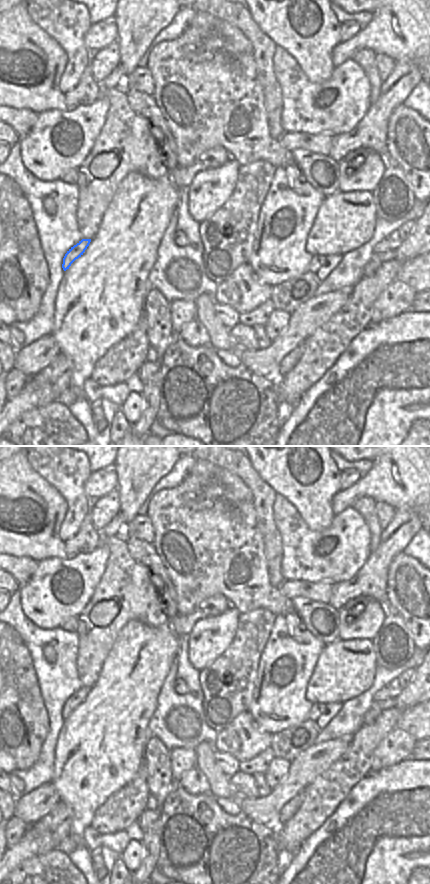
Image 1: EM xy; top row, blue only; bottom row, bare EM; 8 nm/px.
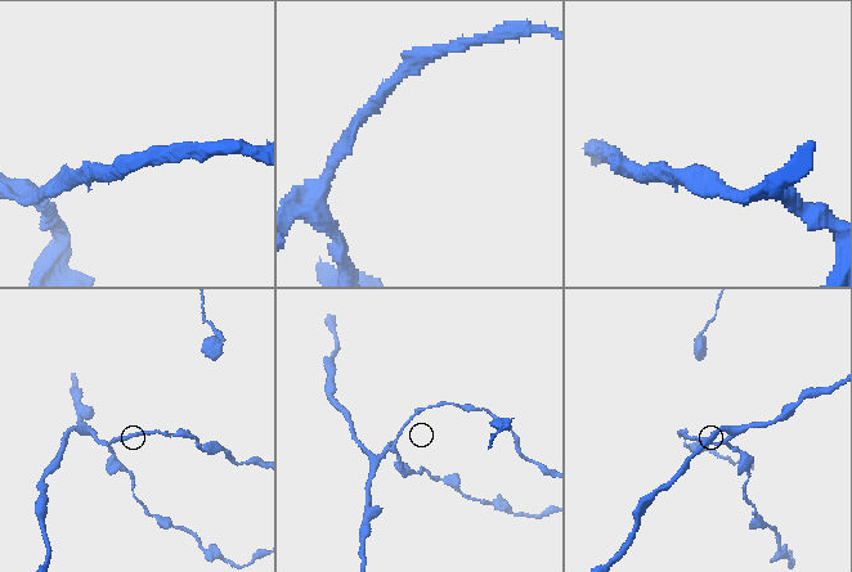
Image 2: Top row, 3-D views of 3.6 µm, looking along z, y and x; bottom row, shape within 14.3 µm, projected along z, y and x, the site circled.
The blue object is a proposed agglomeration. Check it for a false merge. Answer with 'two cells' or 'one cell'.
one cell

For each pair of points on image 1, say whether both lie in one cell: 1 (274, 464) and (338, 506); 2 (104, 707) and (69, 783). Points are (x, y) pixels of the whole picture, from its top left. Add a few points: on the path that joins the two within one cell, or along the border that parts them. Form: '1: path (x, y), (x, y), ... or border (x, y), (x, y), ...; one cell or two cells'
1: border (341, 490), (333, 496), (331, 502), (334, 514); two cells
2: path (104, 726), (98, 752), (88, 764); one cell

